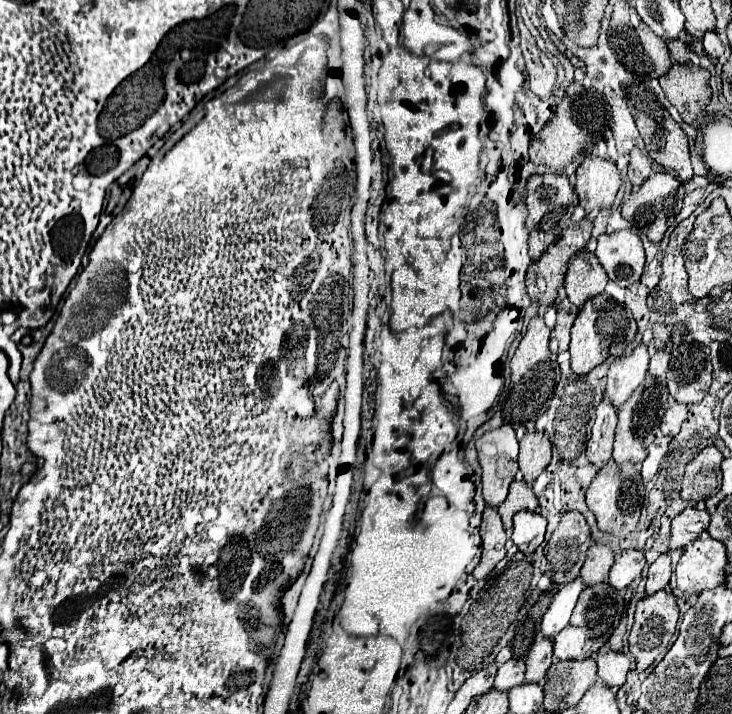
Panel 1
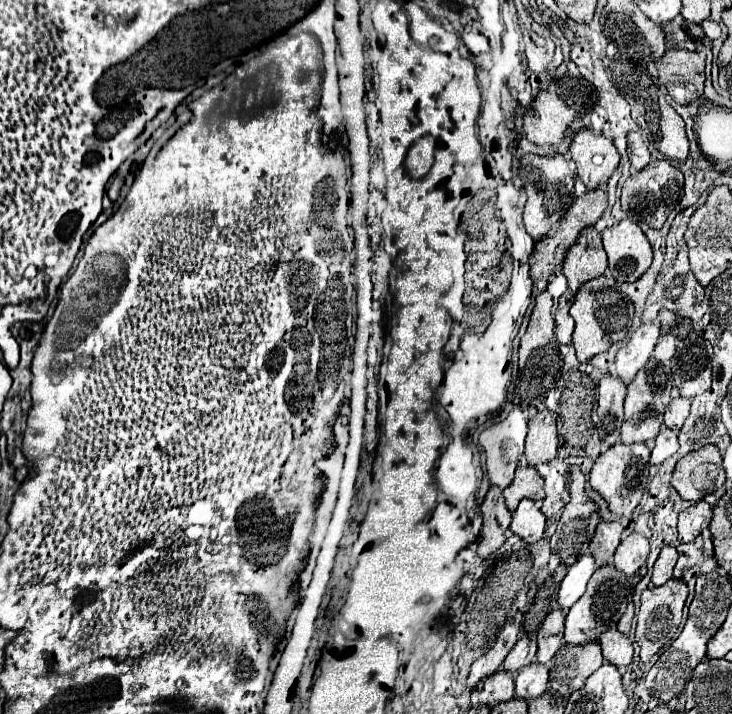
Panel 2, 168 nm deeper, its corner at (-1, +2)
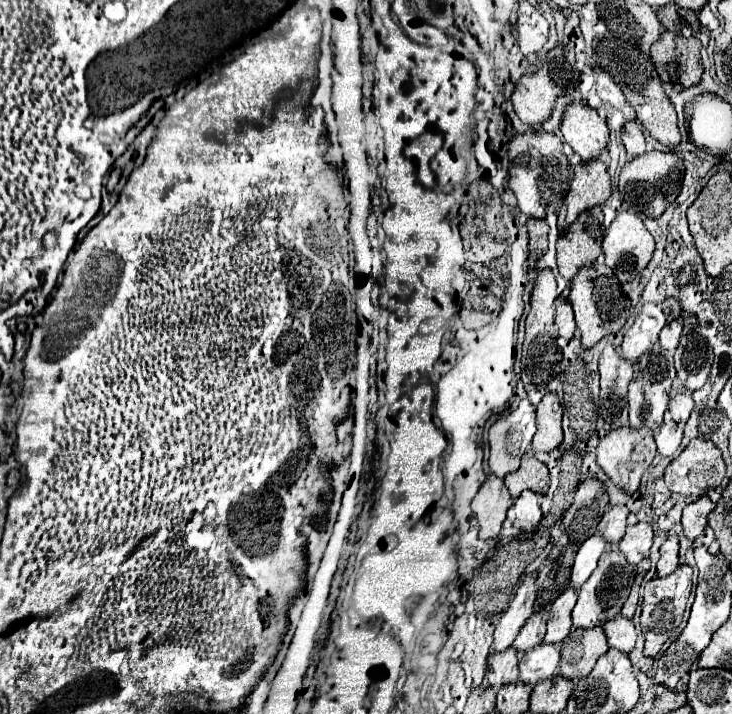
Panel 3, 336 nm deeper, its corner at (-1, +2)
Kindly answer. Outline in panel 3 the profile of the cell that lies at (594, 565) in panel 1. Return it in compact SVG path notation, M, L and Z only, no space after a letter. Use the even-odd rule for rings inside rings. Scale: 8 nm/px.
M609 507L603 513L599 521L599 533L609 545L617 545L623 539L627 527L627 515L629 515L627 507Z

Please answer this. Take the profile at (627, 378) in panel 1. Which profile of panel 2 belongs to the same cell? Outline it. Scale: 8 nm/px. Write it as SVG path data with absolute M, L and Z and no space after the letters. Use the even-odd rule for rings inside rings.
M649 321L641 323L633 333L631 339L617 351L615 359L615 373L621 377L623 383L631 383L631 379L637 375L639 369L645 367L649 361L653 347L659 337L659 323Z

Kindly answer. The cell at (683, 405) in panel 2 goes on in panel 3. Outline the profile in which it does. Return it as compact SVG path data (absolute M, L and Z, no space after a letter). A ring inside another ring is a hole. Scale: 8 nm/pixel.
M681 393L681 395L675 395L669 403L669 411L671 411L671 417L675 423L685 423L693 411L693 399L689 393Z

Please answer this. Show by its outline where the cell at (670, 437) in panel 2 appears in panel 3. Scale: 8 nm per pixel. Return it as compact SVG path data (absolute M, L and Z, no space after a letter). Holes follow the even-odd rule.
M665 421L659 427L659 433L655 437L655 441L657 441L657 453L661 457L671 457L679 449L681 437L683 437L683 427L677 425L675 421Z

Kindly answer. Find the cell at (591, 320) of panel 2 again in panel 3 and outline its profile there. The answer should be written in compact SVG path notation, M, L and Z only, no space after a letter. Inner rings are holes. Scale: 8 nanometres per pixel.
M595 263L593 267L581 269L571 279L569 301L571 301L573 311L575 311L575 323L577 323L577 329L581 333L583 349L591 349L603 337L621 331L621 327L625 325L625 321L629 317L629 307L631 307L631 301L623 293L621 283L615 277L615 273L607 265L599 265L599 263Z

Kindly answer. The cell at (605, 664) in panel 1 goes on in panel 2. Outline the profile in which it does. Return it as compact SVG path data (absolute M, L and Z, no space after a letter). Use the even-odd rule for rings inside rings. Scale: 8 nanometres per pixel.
M611 627L609 631L605 631L599 637L599 643L601 643L601 649L603 649L603 657L609 663L617 665L619 669L623 669L631 663L633 645L631 645L629 637L625 633L621 633L617 627Z

